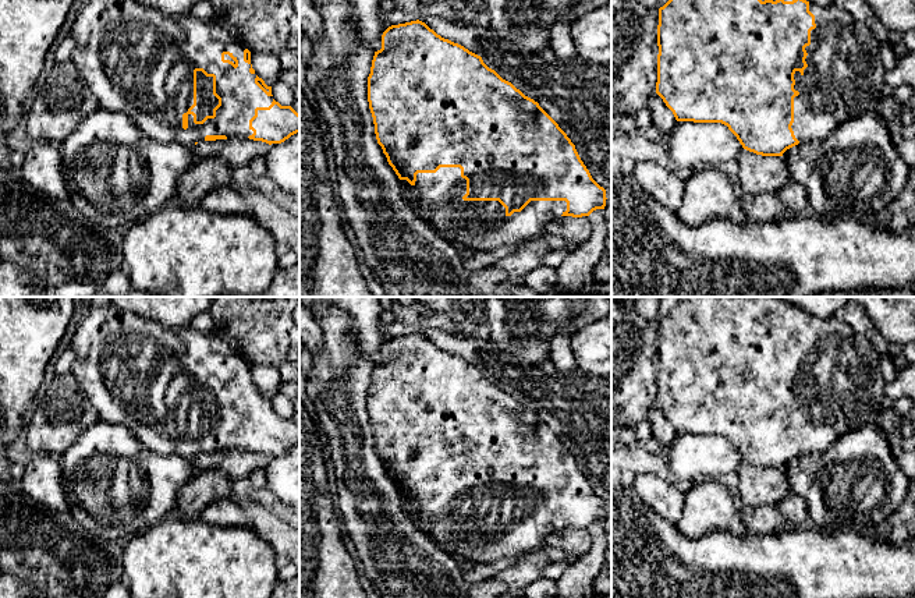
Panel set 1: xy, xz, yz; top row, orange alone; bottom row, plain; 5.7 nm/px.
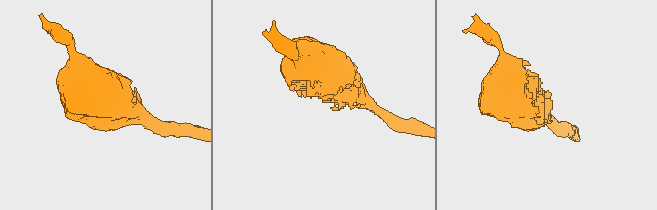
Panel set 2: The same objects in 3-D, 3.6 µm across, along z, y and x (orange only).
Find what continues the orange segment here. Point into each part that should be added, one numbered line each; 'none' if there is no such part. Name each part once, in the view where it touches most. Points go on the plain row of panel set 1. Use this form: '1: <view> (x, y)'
1: xz (471, 538)

